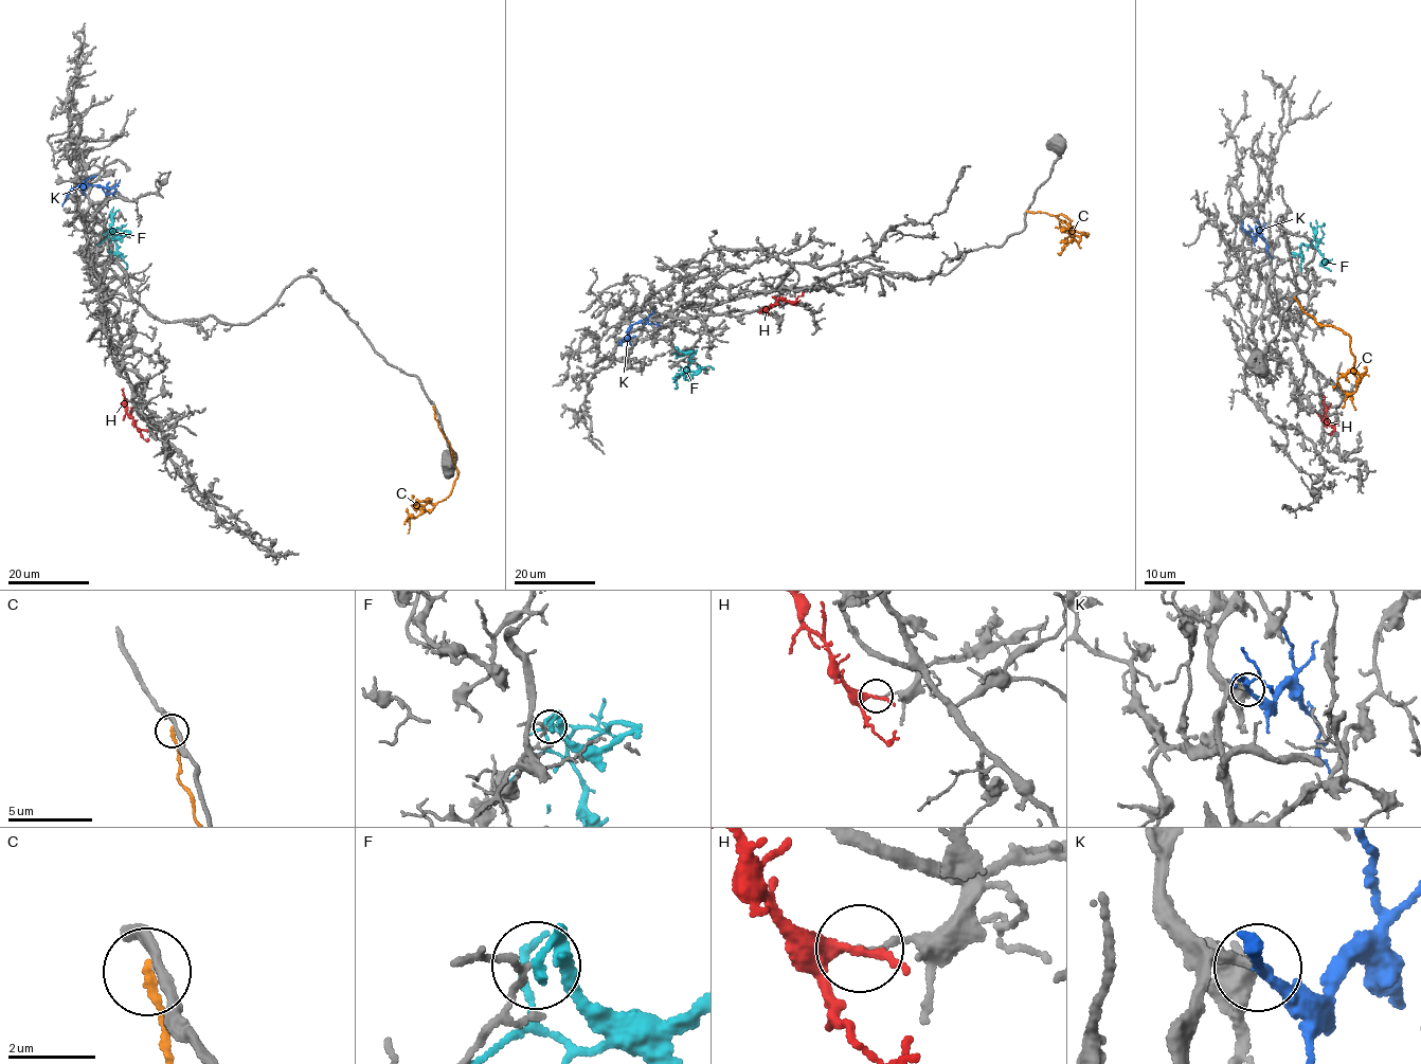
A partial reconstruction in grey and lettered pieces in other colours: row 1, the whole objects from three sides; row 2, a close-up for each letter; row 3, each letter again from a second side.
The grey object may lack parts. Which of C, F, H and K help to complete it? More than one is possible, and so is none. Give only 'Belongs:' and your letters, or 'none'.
Belongs: K

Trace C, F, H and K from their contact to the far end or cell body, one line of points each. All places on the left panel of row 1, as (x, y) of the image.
C: (433, 407), (434, 418), (453, 454), (456, 476), (451, 493), (428, 510), (411, 518), (408, 533)
F: (108, 231), (123, 236), (128, 231), (113, 235), (126, 269)
H: (144, 430), (138, 430), (126, 412), (123, 389)
K: (88, 184), (72, 188), (63, 206)

